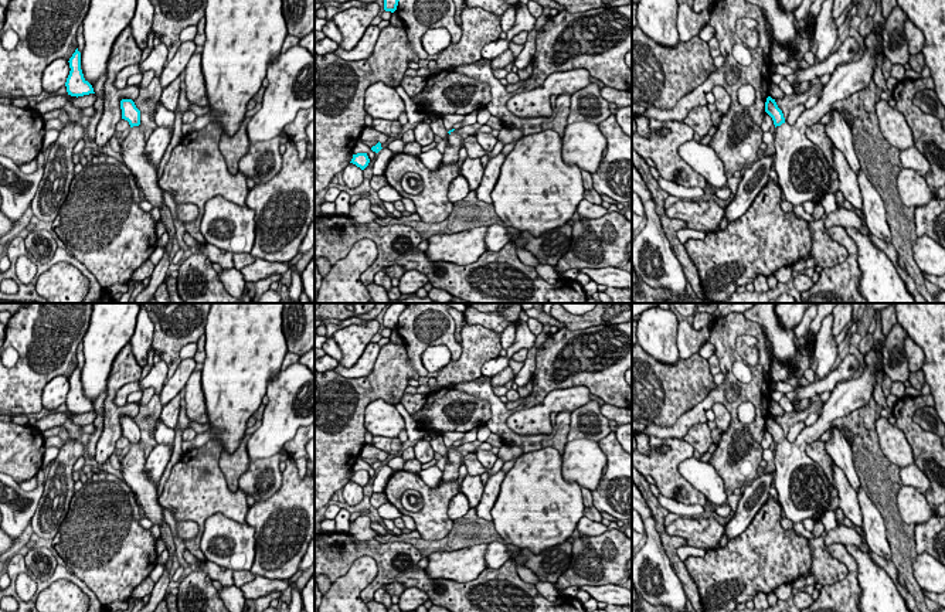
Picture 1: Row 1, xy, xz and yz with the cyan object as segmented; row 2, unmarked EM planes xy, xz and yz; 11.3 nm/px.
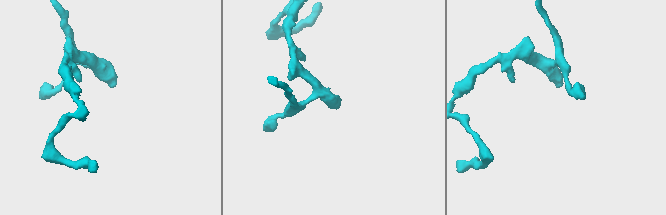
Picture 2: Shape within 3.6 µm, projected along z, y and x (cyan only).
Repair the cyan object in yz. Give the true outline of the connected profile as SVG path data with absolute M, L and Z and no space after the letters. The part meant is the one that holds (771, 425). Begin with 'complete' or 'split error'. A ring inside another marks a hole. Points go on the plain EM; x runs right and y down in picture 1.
split error | M874 344L864 354L860 366L863 373L859 378L836 384L830 391L829 400L823 404L817 421L810 426L805 426L793 442L785 439L775 416L766 415L765 429L775 442L774 486L783 517L793 524L813 518L822 504L830 497L829 480L823 469L806 455L806 446L830 429L834 419L847 416L871 401L876 371L878 368L883 370L883 360L877 356L877 351L883 351L883 347Z

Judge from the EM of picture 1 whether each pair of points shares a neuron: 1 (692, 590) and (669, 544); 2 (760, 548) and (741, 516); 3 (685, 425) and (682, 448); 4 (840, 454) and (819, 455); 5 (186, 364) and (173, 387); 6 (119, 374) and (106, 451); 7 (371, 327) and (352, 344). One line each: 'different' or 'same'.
1: same
2: different
3: different
4: different
5: same
6: same
7: same

